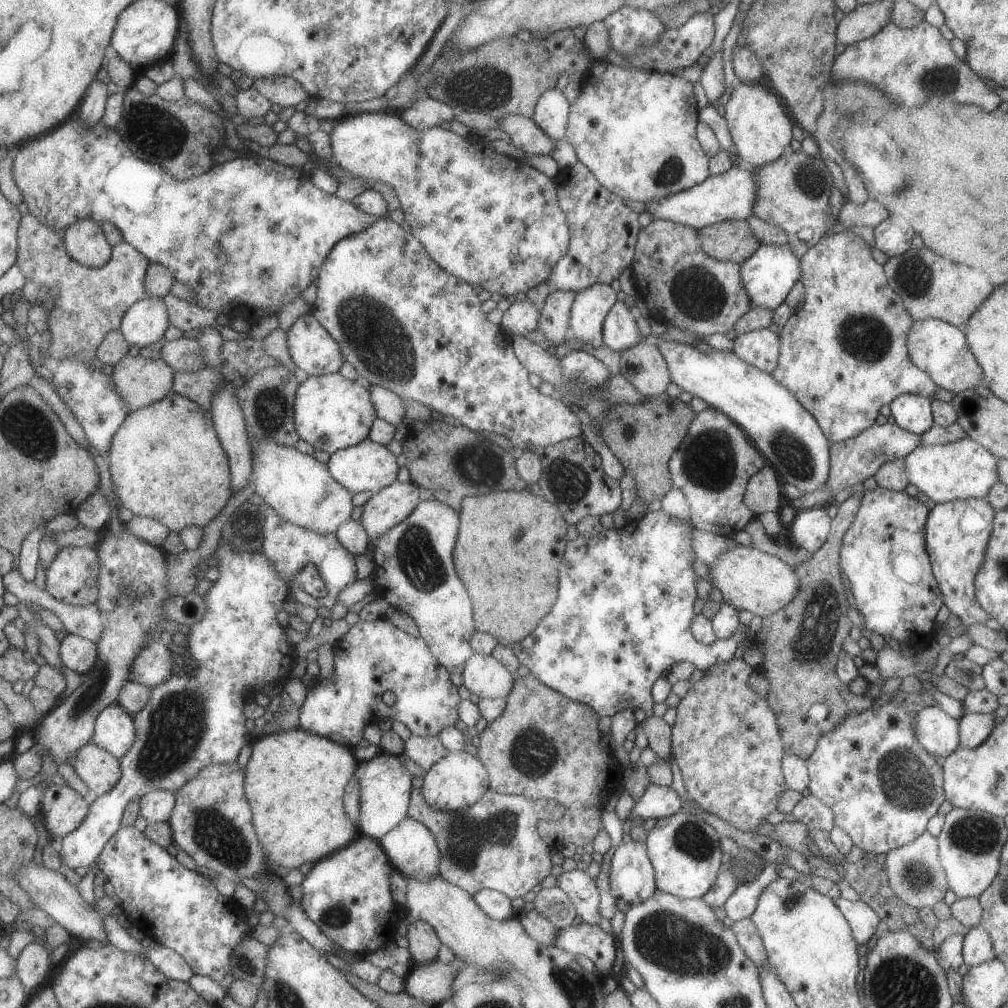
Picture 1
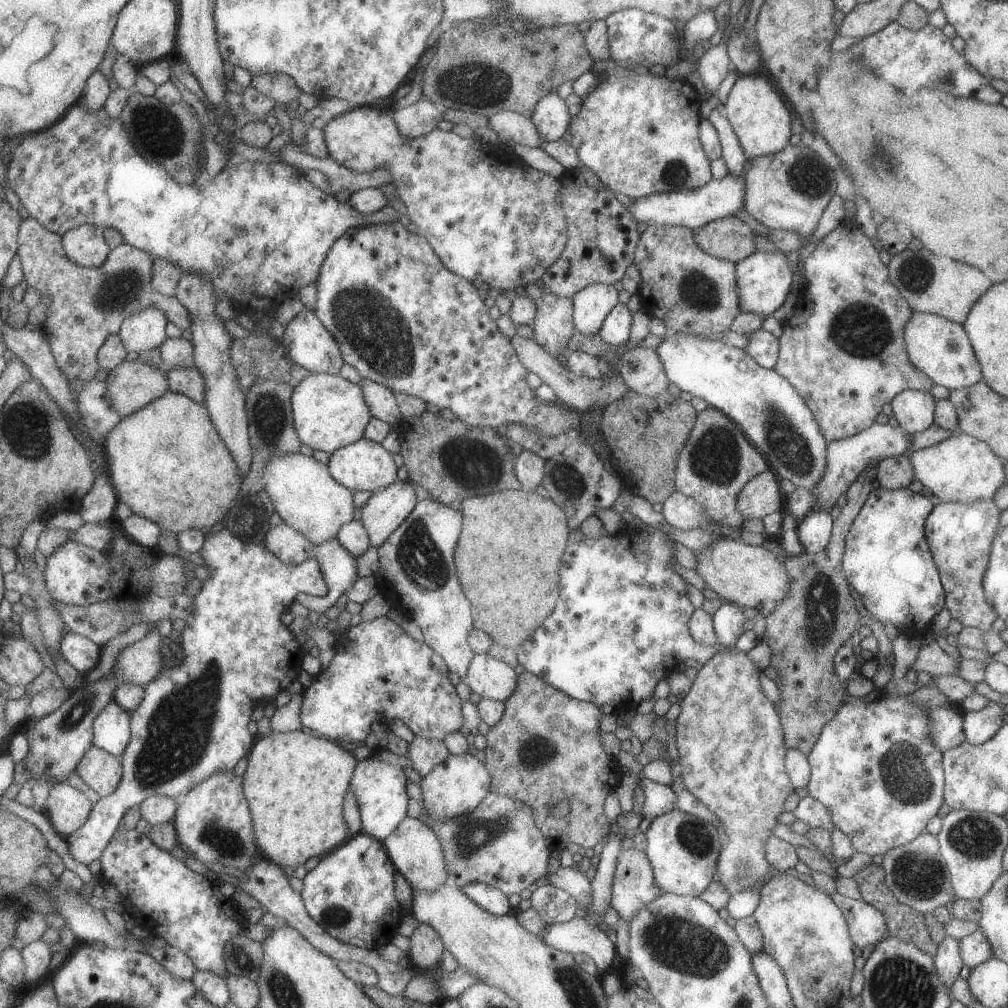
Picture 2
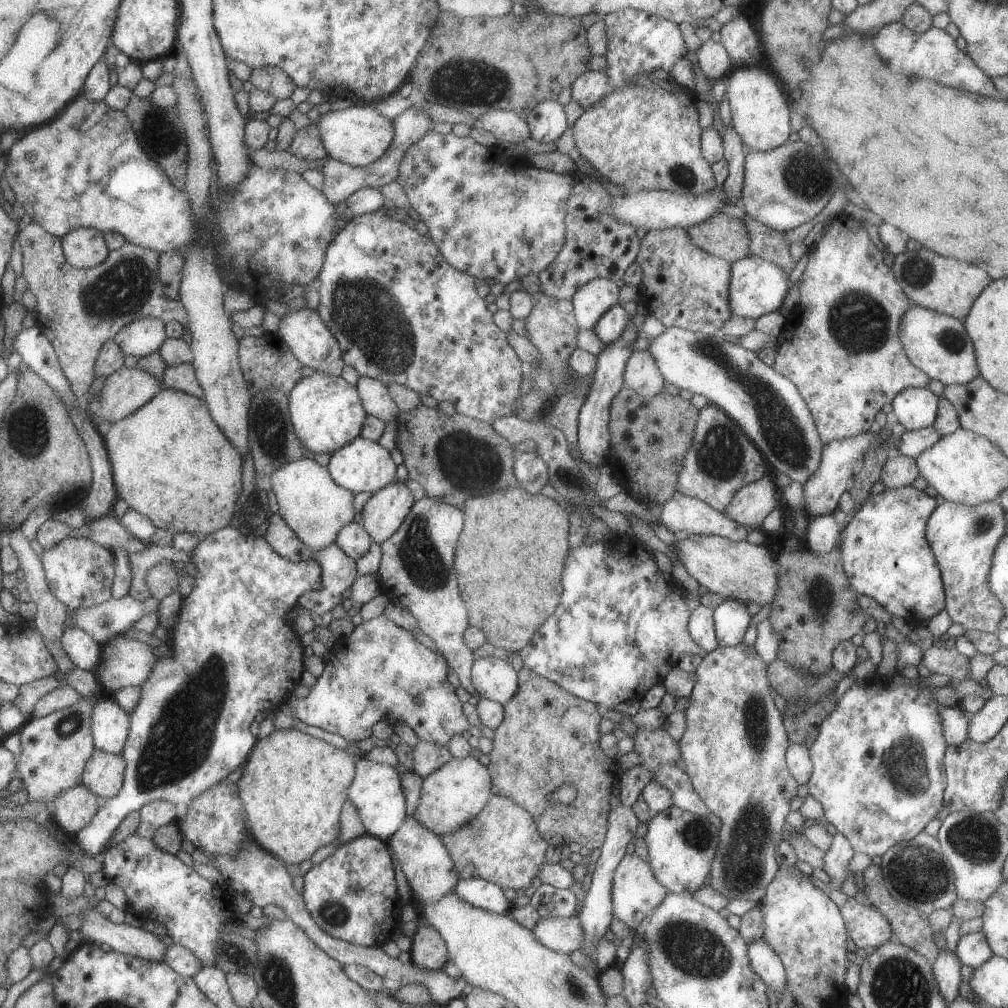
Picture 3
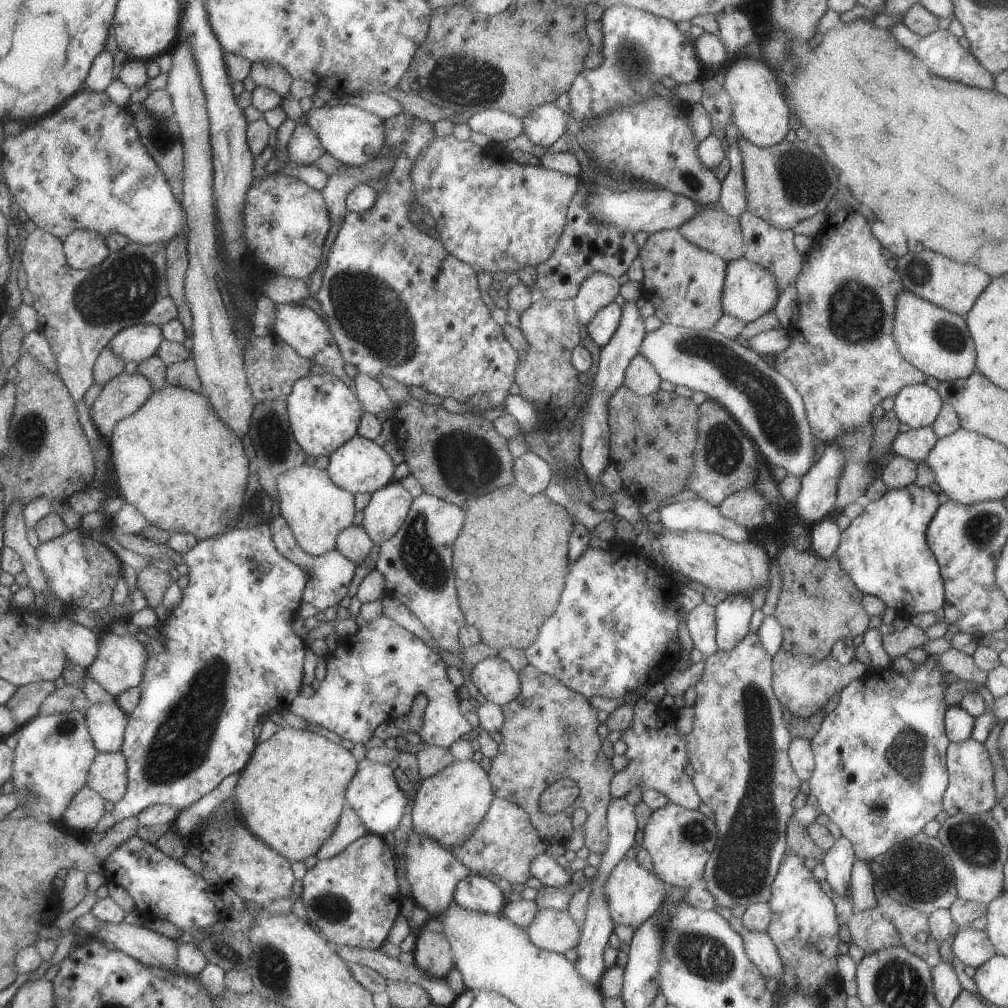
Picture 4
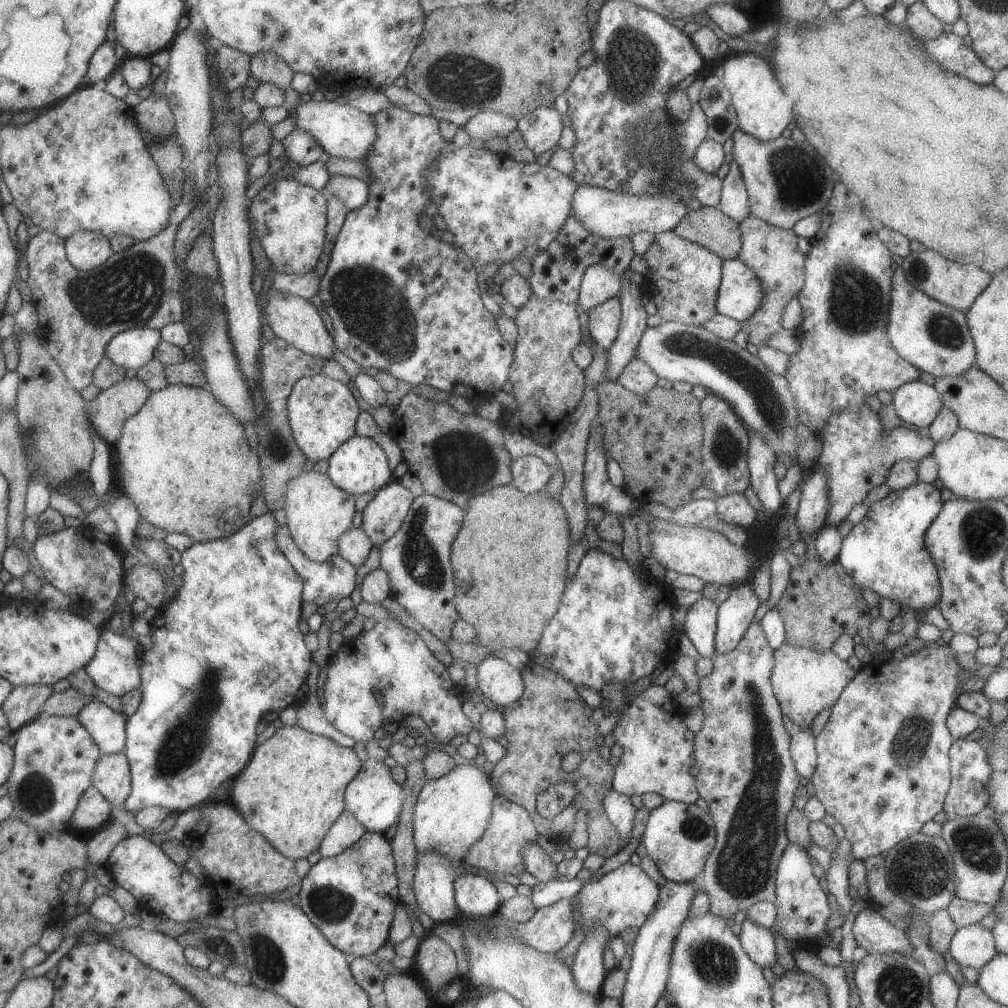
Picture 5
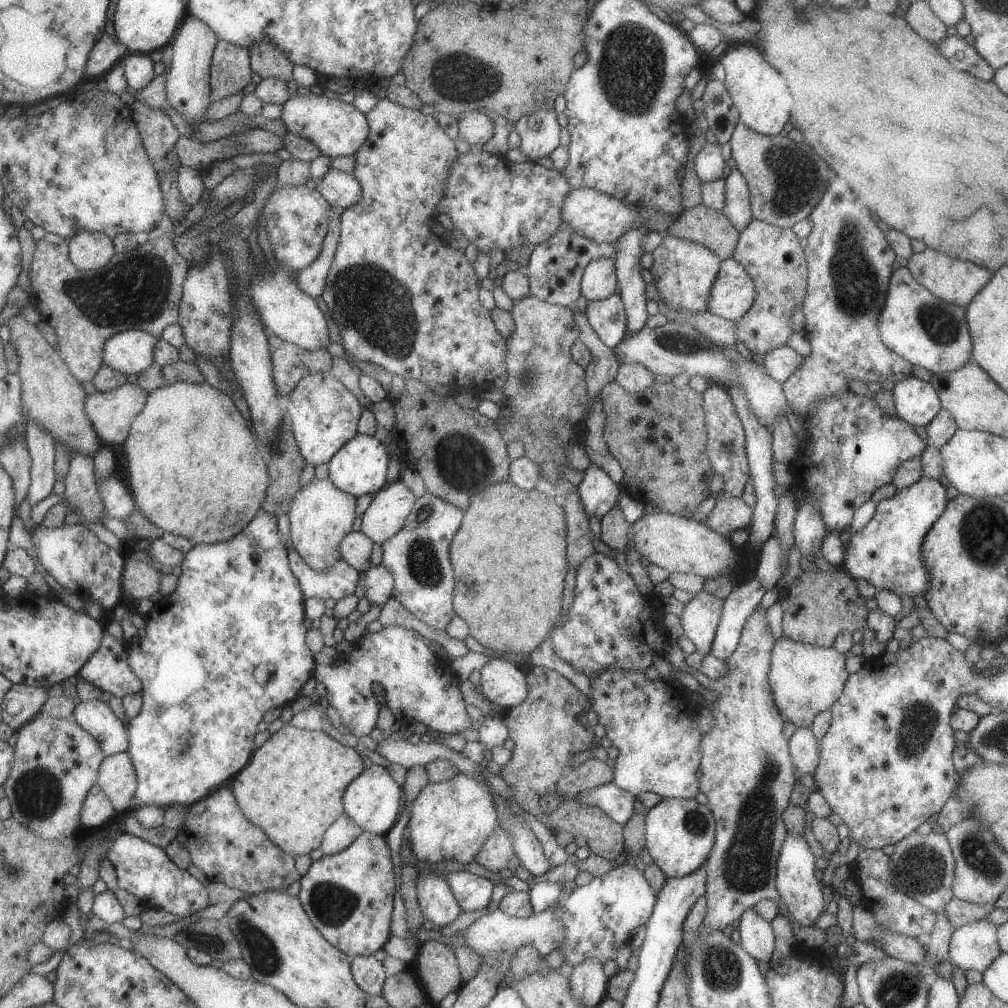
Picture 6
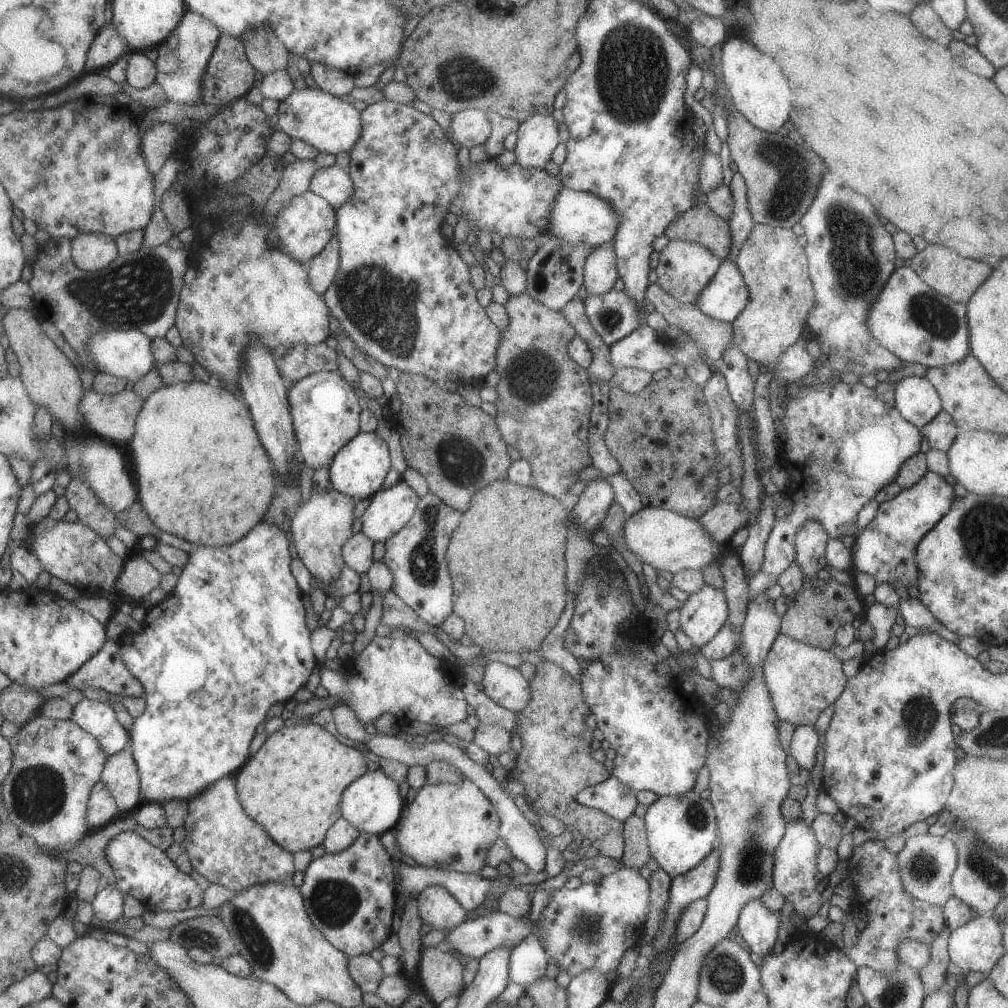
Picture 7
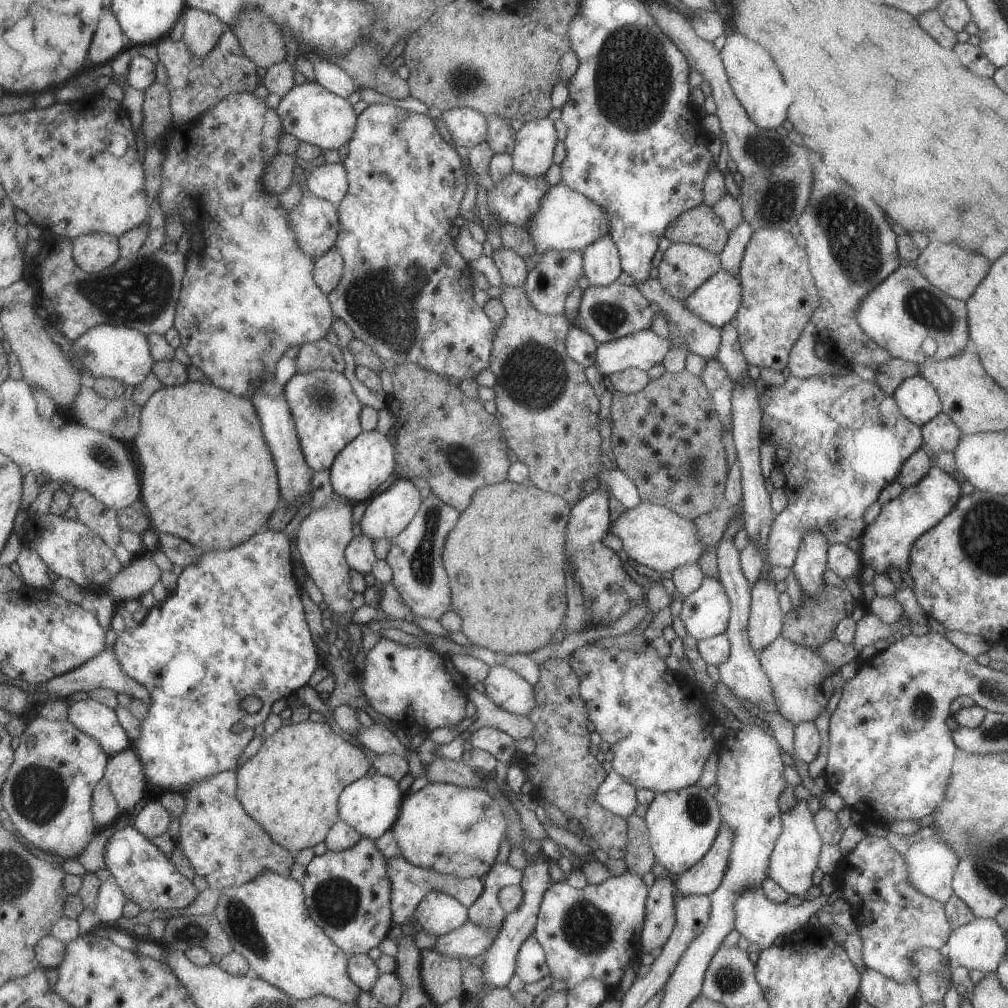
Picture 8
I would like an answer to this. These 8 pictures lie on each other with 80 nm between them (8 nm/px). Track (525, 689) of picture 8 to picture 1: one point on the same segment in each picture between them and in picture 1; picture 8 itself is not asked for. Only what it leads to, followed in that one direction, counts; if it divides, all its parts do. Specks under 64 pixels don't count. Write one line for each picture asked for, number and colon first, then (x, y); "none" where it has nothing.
1: (482, 675)
2: (491, 678)
3: (494, 679)
4: (495, 680)
5: (497, 680)
6: (504, 684)
7: (505, 685)

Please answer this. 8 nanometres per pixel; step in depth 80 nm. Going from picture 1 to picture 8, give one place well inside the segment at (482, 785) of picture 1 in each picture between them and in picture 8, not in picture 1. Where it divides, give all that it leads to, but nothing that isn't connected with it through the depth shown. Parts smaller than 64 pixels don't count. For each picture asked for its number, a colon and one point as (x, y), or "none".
2: (454, 787)
3: (451, 796)
4: (448, 806)
5: (451, 812)
6: (450, 820)
7: (450, 826)
8: (448, 829)

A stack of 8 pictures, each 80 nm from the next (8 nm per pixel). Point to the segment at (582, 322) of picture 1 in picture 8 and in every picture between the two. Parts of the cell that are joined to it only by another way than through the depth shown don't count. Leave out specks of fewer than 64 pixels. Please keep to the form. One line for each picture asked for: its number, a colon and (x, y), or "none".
2: (590, 305)
3: (594, 298)
4: (598, 290)
5: (598, 284)
6: (598, 281)
7: (600, 270)
8: (601, 265)

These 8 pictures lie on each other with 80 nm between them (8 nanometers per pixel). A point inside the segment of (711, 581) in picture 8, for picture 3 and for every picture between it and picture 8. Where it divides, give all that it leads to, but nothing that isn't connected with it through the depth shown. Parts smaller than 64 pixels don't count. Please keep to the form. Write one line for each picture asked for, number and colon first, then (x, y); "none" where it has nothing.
3: (700, 626)
4: (700, 621)
5: (699, 625)
6: (699, 618)
7: (703, 613)

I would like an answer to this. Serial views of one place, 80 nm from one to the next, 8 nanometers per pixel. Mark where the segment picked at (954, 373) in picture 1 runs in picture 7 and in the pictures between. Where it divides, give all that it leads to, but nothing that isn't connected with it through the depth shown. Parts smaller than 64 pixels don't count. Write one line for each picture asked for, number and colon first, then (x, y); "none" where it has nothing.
2: (940, 348)
3: (937, 344)
4: (937, 342)
5: (935, 338)
6: (923, 329)
7: (906, 313)

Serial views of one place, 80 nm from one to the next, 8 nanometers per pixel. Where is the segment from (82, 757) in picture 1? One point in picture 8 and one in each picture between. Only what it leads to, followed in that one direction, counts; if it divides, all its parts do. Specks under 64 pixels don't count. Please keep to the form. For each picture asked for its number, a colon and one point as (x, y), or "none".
2: (99, 770)
3: (104, 772)
4: (108, 773)
5: (112, 776)
6: (117, 779)
7: (120, 774)
8: (124, 772)

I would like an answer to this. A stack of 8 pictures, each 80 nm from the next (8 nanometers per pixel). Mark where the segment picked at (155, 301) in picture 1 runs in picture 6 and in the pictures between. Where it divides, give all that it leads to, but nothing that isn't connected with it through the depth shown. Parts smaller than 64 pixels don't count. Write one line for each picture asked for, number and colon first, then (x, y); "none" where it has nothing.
2: (145, 330)
3: (141, 337)
4: (136, 343)
5: (133, 348)
6: (129, 352)

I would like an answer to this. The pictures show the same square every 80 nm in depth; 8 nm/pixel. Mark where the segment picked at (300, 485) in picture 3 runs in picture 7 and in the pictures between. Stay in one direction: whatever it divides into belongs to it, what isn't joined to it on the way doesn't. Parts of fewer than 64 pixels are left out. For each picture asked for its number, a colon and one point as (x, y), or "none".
4: (315, 510)
5: (317, 512)
6: (320, 515)
7: (322, 523)

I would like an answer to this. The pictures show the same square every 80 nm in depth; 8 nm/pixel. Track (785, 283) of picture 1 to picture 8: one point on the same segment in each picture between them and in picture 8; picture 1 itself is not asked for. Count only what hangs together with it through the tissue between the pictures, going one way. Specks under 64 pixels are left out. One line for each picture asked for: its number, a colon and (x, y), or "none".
2: (763, 280)
3: (756, 287)
4: (749, 291)
5: (739, 292)
6: (732, 292)
7: (724, 296)
8: (715, 301)

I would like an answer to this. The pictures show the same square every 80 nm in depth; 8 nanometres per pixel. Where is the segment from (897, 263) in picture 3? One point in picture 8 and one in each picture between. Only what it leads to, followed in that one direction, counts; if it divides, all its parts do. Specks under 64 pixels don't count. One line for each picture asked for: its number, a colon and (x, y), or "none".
4: (954, 287)
5: (956, 285)
6: (956, 281)
7: (956, 277)
8: (956, 272)

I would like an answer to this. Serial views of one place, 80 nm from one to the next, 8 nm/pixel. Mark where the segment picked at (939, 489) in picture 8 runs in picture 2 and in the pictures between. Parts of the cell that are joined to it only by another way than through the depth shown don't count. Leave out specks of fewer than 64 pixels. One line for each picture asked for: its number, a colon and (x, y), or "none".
2: (886, 559)
3: (884, 554)
4: (884, 551)
5: (885, 552)
6: (886, 551)
7: (884, 549)

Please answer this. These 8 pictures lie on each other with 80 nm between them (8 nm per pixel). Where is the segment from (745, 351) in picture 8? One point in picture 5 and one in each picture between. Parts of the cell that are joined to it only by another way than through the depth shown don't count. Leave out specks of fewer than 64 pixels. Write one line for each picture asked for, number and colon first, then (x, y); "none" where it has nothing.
5: (771, 252)
6: (772, 257)
7: (774, 268)

